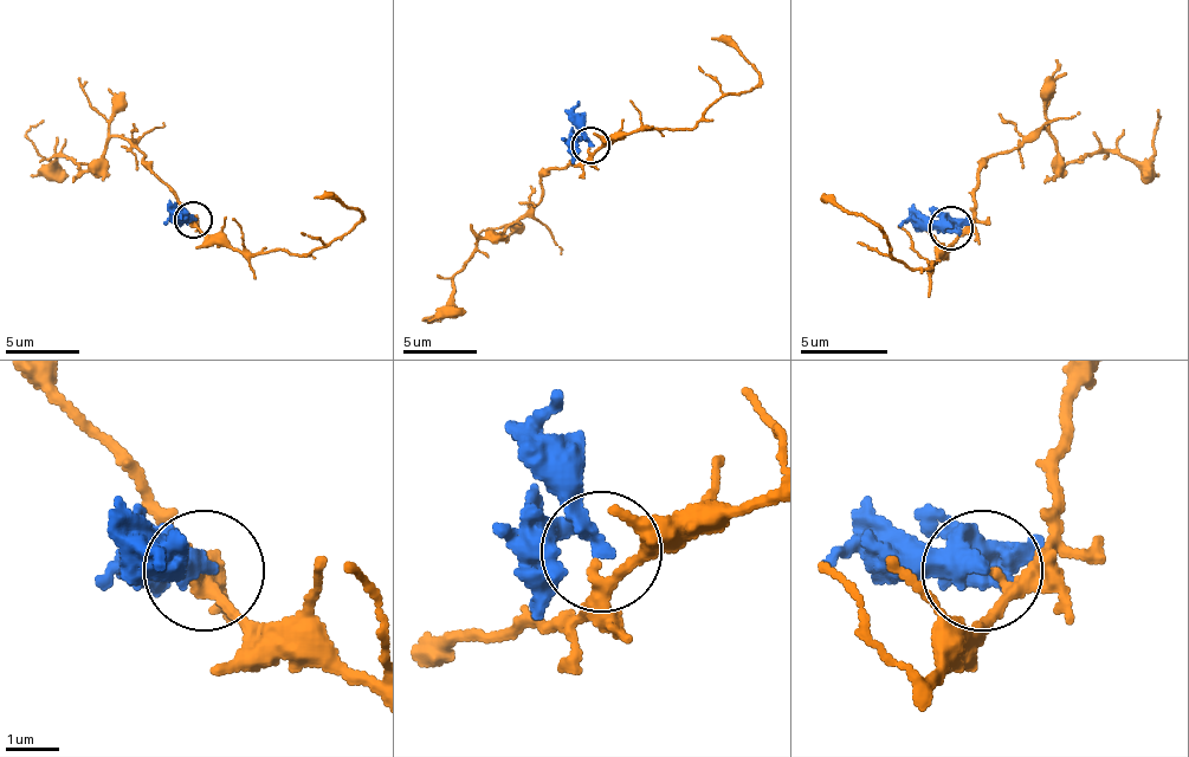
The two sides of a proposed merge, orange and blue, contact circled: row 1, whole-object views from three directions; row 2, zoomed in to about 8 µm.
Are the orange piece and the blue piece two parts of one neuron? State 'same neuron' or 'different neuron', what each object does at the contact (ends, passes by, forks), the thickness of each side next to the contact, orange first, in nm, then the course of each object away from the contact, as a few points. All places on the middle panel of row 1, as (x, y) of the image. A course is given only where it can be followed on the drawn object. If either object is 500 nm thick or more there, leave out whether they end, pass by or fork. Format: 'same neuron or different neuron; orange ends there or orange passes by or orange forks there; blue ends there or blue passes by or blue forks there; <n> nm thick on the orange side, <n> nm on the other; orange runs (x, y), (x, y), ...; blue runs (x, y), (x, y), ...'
different neuron; orange passes by; blue passes by; 190 nm thick on the orange side, 240 nm on the other; orange runs (589, 148), (482, 240), (448, 310), (422, 318), (441, 322); blue runs (589, 144), (586, 122), (575, 110), (579, 99)

